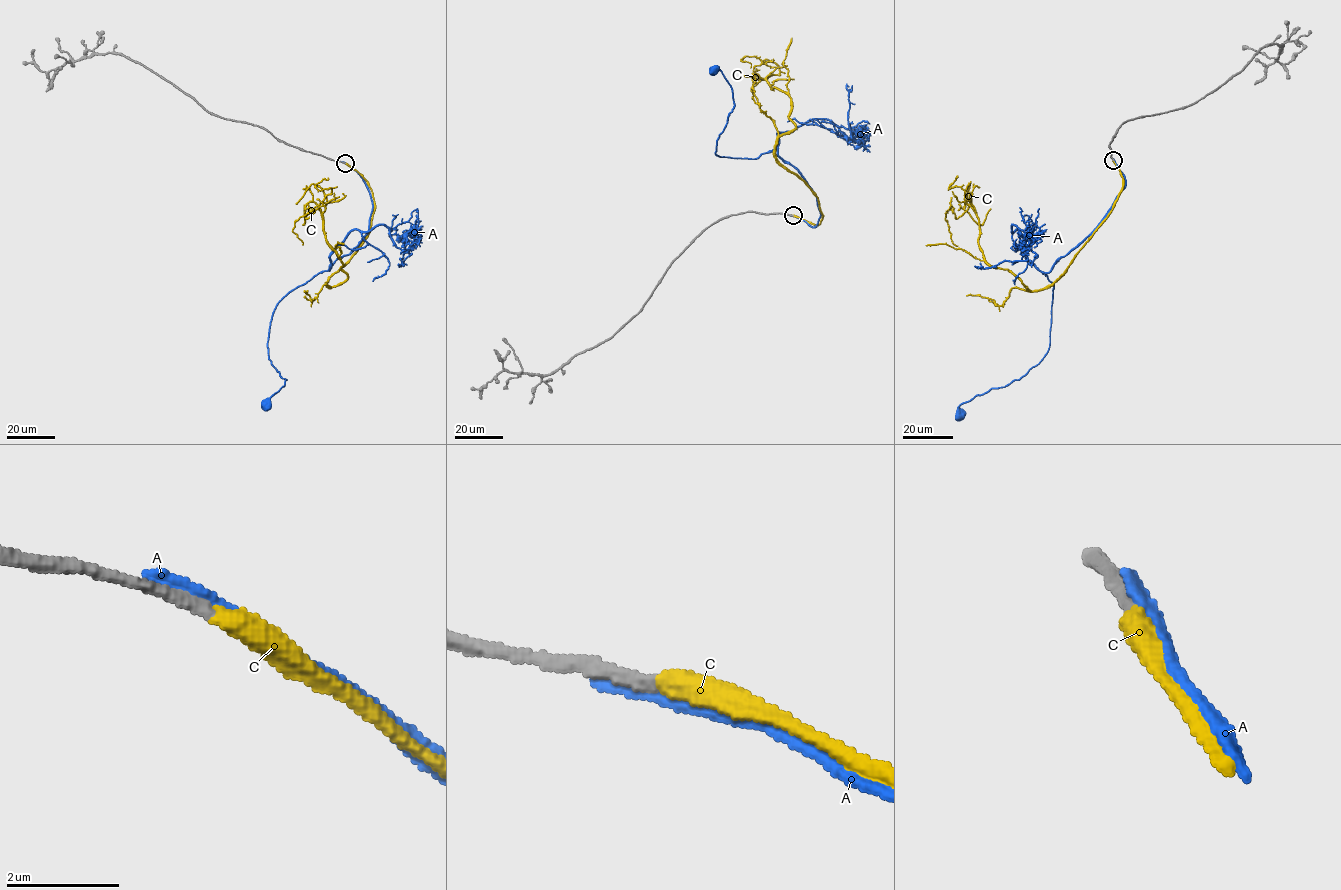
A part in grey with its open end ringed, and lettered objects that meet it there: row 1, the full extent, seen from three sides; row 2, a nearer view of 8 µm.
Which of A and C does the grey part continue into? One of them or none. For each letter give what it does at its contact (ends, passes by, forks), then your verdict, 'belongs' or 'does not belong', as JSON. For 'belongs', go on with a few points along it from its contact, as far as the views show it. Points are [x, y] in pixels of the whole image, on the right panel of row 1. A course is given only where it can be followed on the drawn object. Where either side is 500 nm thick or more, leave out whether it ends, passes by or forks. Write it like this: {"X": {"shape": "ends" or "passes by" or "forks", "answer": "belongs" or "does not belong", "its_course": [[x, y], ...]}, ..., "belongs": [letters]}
{"A": {"shape": "ends", "answer": "does not belong"}, "C": {"shape": "ends", "answer": "belongs", "its_course": [[1113, 159], [1121, 192], [1051, 284], [1030, 291], [990, 265], [970, 206], [945, 215], [957, 245]]}, "belongs": ["C"]}

